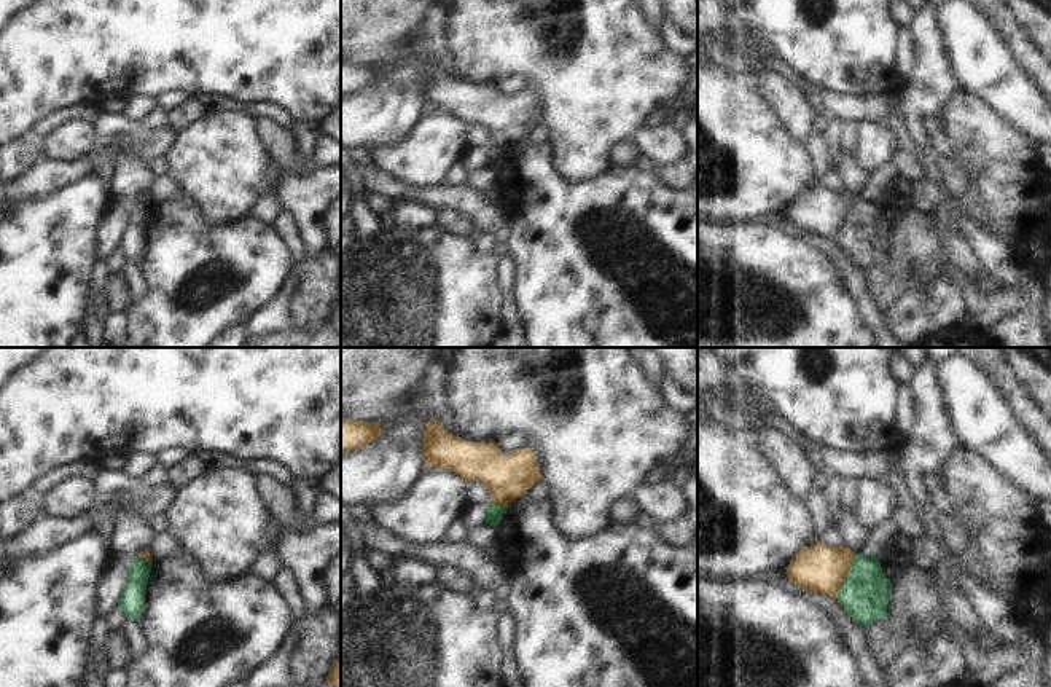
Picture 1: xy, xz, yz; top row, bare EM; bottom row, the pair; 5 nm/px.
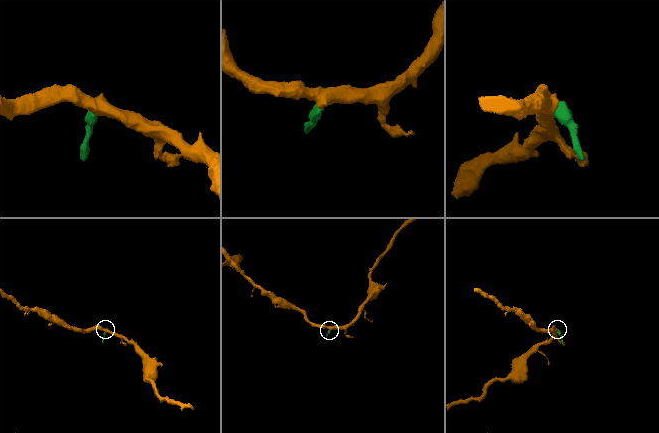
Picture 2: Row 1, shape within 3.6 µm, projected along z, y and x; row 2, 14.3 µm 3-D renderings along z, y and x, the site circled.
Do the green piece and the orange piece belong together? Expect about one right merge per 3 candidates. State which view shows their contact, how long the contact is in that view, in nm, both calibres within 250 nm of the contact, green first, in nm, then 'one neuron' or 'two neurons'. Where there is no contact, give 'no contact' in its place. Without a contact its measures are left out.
meets green in yz; contact 220 nm long; 240 nm thick on the green side, 260 nm on the other; two neurons

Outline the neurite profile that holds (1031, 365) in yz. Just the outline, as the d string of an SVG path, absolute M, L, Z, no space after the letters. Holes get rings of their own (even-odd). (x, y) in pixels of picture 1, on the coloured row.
M1002 347L1014 376L1051 421L1051 347Z

